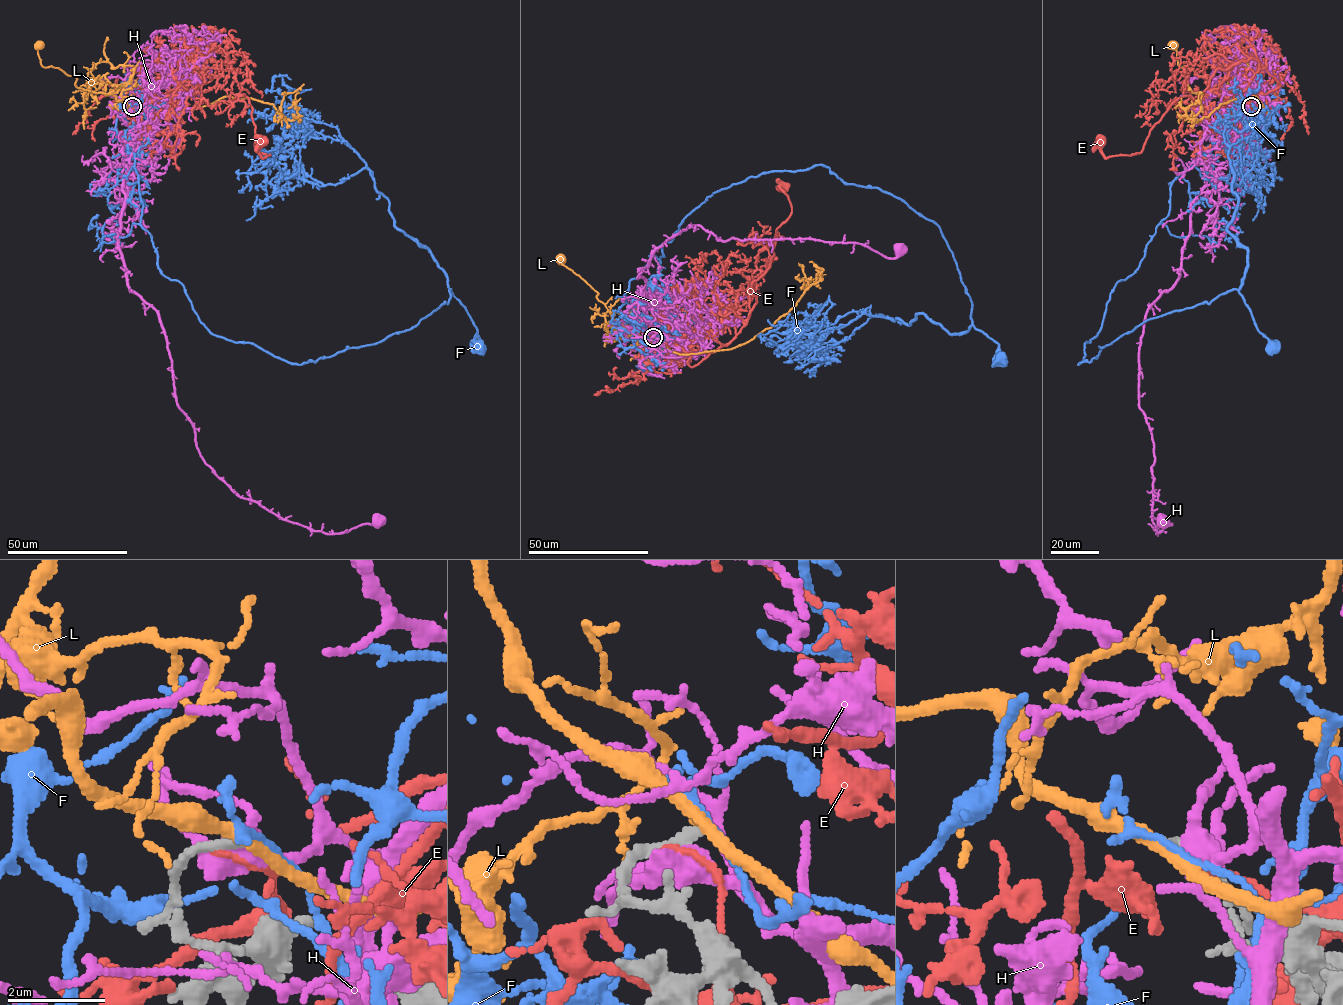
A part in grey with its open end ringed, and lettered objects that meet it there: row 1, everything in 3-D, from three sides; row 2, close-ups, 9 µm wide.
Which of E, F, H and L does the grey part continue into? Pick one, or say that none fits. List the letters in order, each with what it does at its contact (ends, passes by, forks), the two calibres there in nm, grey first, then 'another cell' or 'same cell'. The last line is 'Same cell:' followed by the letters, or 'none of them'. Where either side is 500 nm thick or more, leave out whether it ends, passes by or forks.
E: it ends | 240/130 nm | another cell
F: it passes by | 180/130 nm | another cell
H: it forks | 240/420 nm | another cell
L: it passes by | 180/260 nm | another cell
Same cell: none of them

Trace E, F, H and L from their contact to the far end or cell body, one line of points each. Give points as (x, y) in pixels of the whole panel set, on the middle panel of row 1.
E: (651, 338), (680, 346), (694, 366), (738, 333), (756, 302), (751, 284), (791, 211), (783, 188)
F: (653, 337), (650, 290), (681, 222), (750, 177), (823, 165), (938, 226), (972, 324), (999, 357)
H: (651, 339), (659, 342), (647, 320), (640, 270), (689, 226), (722, 241), (859, 243), (888, 258), (897, 248)
L: (653, 337), (636, 318), (610, 311), (597, 298), (598, 293), (559, 263), (560, 258)

